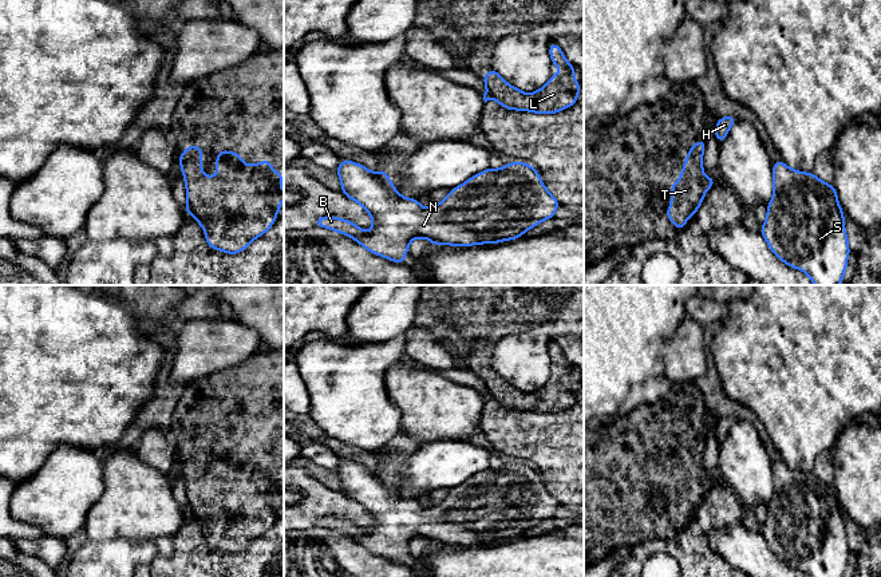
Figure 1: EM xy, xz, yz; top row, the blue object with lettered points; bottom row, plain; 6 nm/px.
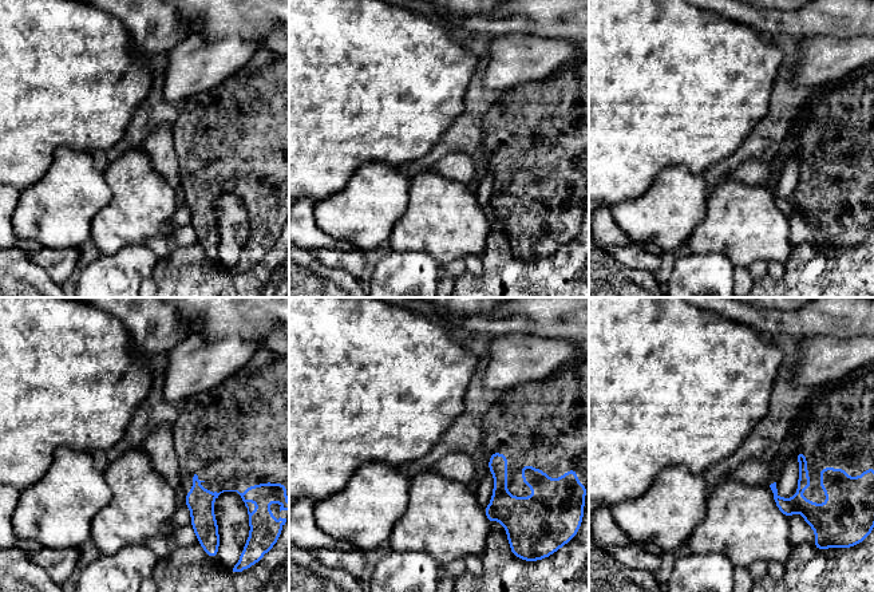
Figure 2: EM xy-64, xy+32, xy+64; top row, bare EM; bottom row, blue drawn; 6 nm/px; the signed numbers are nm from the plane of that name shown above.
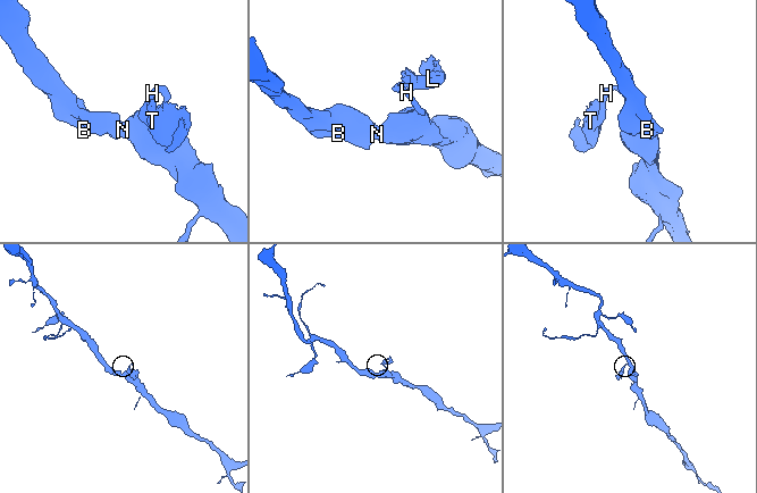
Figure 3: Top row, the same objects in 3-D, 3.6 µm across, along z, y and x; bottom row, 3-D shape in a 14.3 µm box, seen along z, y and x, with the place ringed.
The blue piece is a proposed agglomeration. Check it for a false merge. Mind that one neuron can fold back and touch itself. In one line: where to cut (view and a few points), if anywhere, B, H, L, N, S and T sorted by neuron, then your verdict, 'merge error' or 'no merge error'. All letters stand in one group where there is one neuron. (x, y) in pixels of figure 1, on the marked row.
xy (188, 204), (192, 213) | B H N S / L T | merge error

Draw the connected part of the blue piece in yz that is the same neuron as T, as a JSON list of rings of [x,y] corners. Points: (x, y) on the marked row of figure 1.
[[[699,139],[687,154],[683,163],[682,177],[669,186],[671,205],[667,217],[682,232],[691,216],[696,216],[704,201],[704,194],[715,185],[715,178],[703,171],[703,153],[706,139]]]

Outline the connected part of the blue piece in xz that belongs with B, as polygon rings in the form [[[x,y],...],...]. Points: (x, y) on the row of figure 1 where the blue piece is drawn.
[[[341,159],[336,173],[340,177],[341,193],[360,203],[374,220],[374,225],[366,233],[355,222],[335,216],[316,218],[315,225],[352,237],[372,254],[398,264],[404,262],[414,238],[427,238],[432,245],[453,246],[498,244],[519,238],[541,221],[554,218],[561,205],[545,187],[538,171],[525,162],[509,162],[501,169],[487,167],[453,187],[449,195],[432,208],[423,208],[415,198],[404,198],[384,170],[374,173],[360,163]]]

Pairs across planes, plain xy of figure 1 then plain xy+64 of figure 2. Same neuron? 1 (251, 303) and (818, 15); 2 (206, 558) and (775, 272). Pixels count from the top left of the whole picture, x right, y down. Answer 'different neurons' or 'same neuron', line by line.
1: same neuron
2: different neurons

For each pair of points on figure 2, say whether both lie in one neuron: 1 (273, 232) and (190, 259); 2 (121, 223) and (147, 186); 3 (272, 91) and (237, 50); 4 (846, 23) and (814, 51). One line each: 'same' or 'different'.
1: different
2: same
3: different
4: different

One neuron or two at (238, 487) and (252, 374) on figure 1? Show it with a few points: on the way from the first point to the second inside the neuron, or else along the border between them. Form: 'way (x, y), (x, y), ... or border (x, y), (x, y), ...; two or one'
way (248, 459), (248, 438), (252, 434), (252, 402); one

